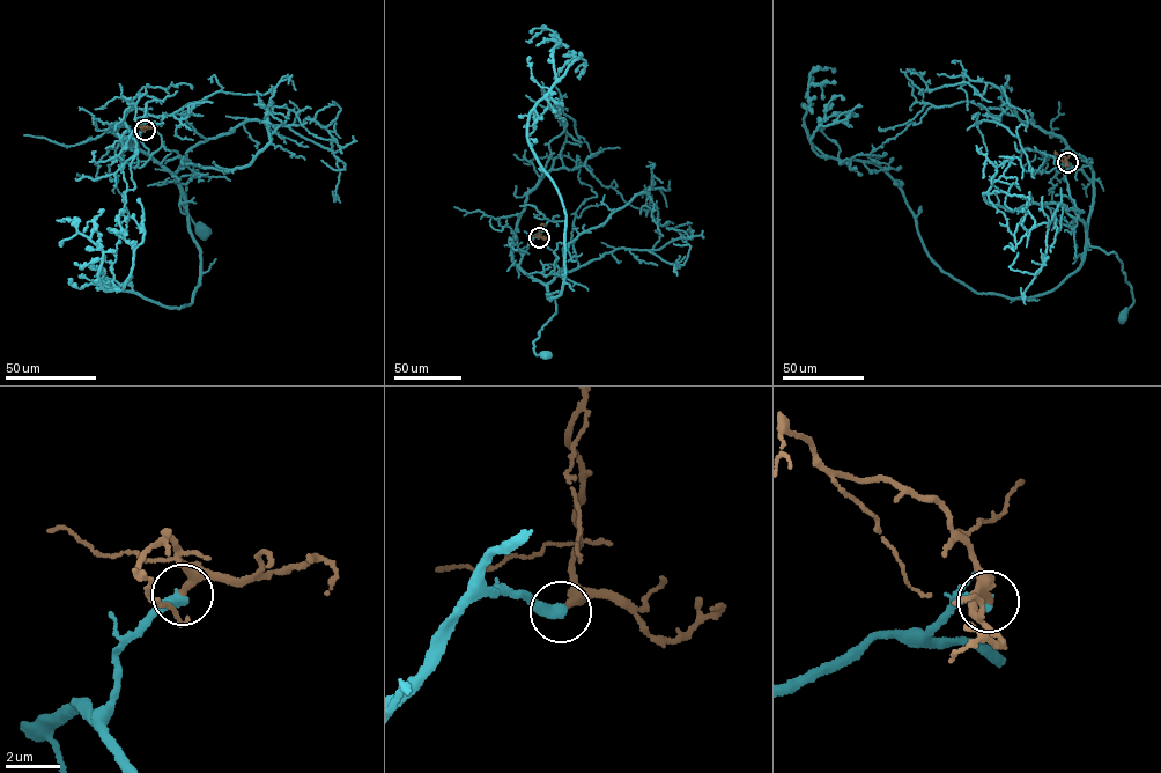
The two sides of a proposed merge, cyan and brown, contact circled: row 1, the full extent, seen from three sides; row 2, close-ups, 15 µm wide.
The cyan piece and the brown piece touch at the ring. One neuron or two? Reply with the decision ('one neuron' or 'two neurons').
one neuron

